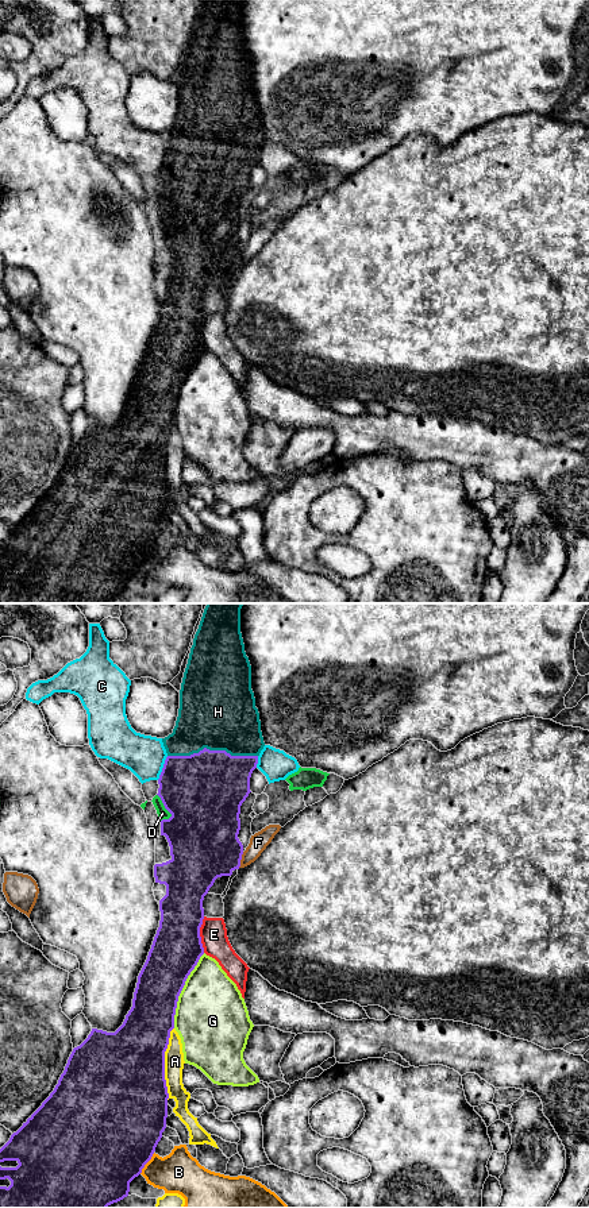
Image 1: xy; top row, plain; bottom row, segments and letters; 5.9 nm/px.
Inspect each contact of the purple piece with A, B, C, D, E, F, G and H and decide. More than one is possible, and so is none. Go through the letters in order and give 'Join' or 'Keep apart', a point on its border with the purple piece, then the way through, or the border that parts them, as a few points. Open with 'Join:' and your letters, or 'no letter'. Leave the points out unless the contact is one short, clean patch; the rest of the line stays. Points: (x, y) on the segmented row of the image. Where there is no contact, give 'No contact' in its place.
Join: H
A: Keep apart. Touches purple at xy (164, 1064)
B: Keep apart. Touches purple at xy (146, 1162)
C: Keep apart. Touches purple at xy (162, 768)
D: Keep apart. Touches purple at xy (165, 807)
E: Keep apart. Touches purple at xy (199, 934)
F: Keep apart. Touches purple at xy (239, 860)
G: Keep apart. Touches purple at xy (181, 990)
H: Join. Touches purple at xy (212, 751)

